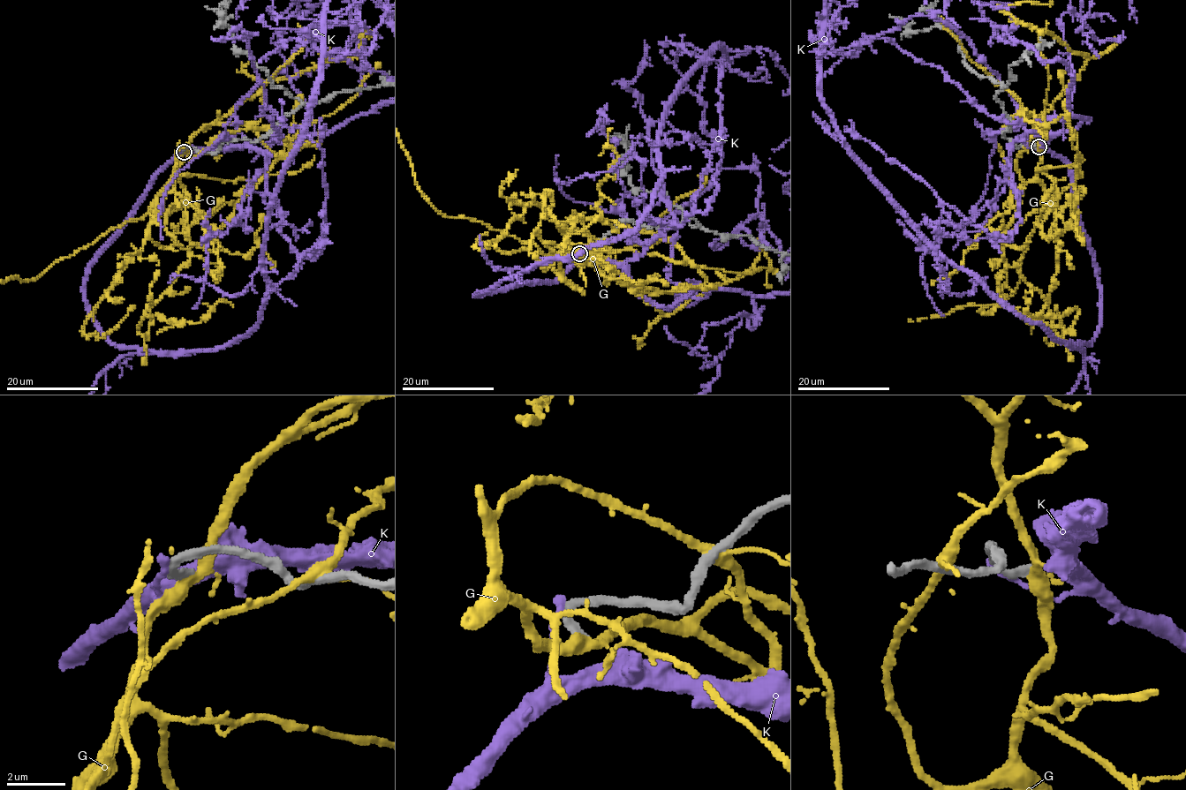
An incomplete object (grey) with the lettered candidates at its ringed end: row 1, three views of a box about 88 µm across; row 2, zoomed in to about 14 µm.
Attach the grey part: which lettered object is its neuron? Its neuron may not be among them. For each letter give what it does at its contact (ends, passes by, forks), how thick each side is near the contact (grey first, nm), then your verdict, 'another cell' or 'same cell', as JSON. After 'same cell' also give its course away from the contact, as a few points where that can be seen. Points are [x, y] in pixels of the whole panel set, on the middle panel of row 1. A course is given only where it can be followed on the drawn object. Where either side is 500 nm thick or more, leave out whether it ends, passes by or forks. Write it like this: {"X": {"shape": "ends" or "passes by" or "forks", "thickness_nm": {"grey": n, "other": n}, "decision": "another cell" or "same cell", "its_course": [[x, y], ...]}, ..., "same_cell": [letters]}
{"G": {"shape": "forks", "thickness_nm": {"grey": 320, "other": 320}, "decision": "another cell"}, "K": {"shape": "ends", "thickness_nm": {"grey": 260, "other": 280}, "decision": "another cell"}, "same_cell": []}

